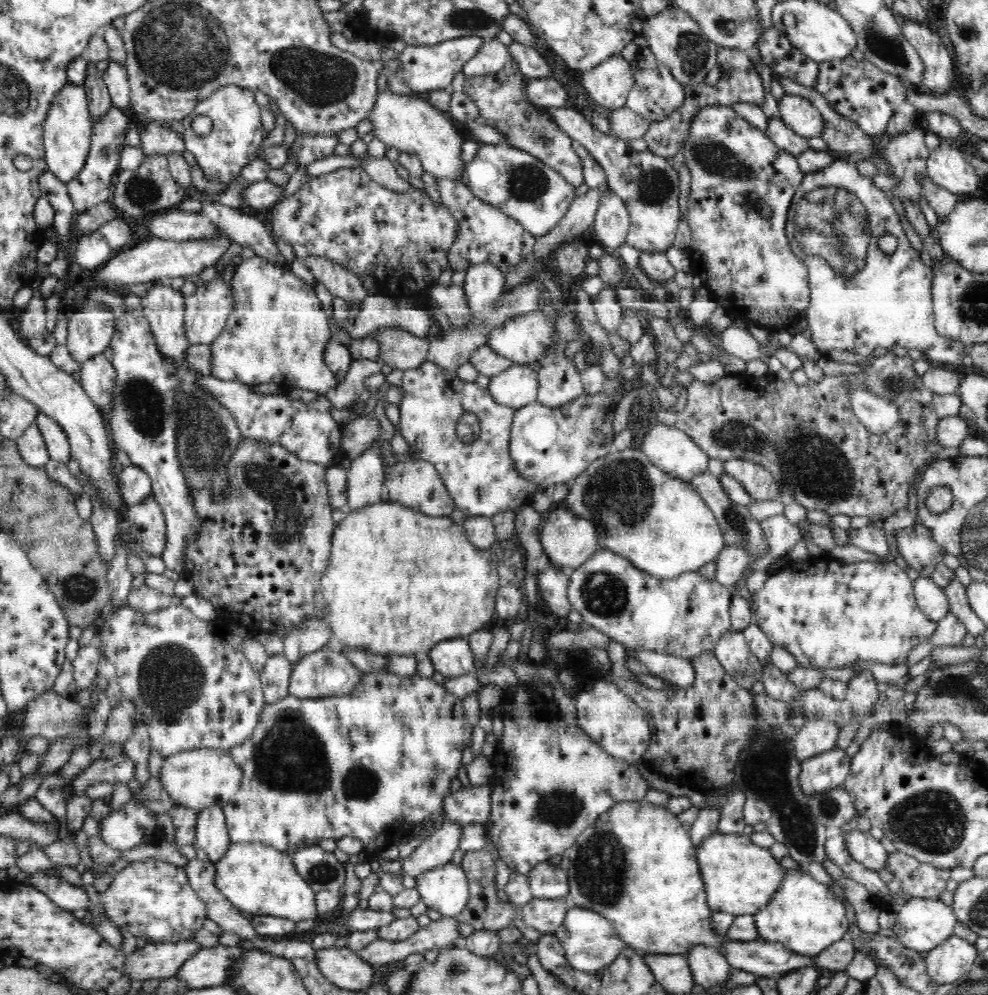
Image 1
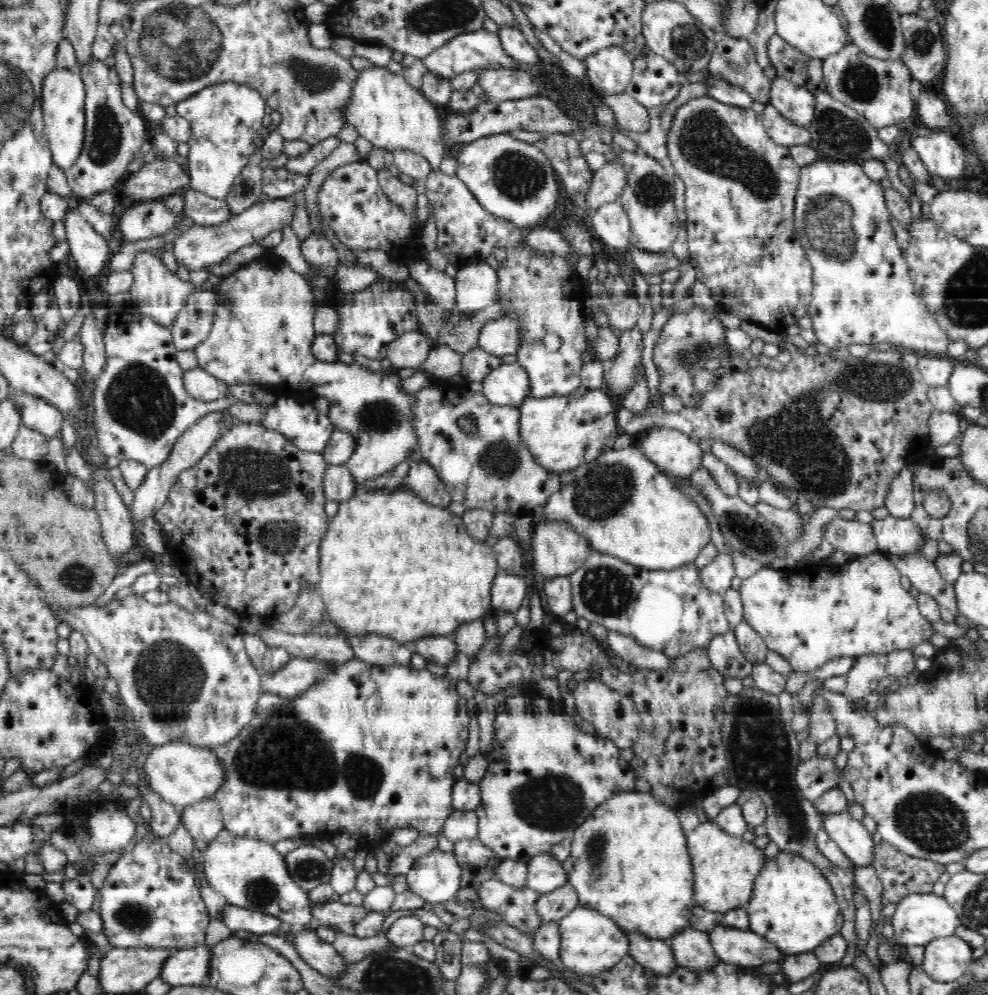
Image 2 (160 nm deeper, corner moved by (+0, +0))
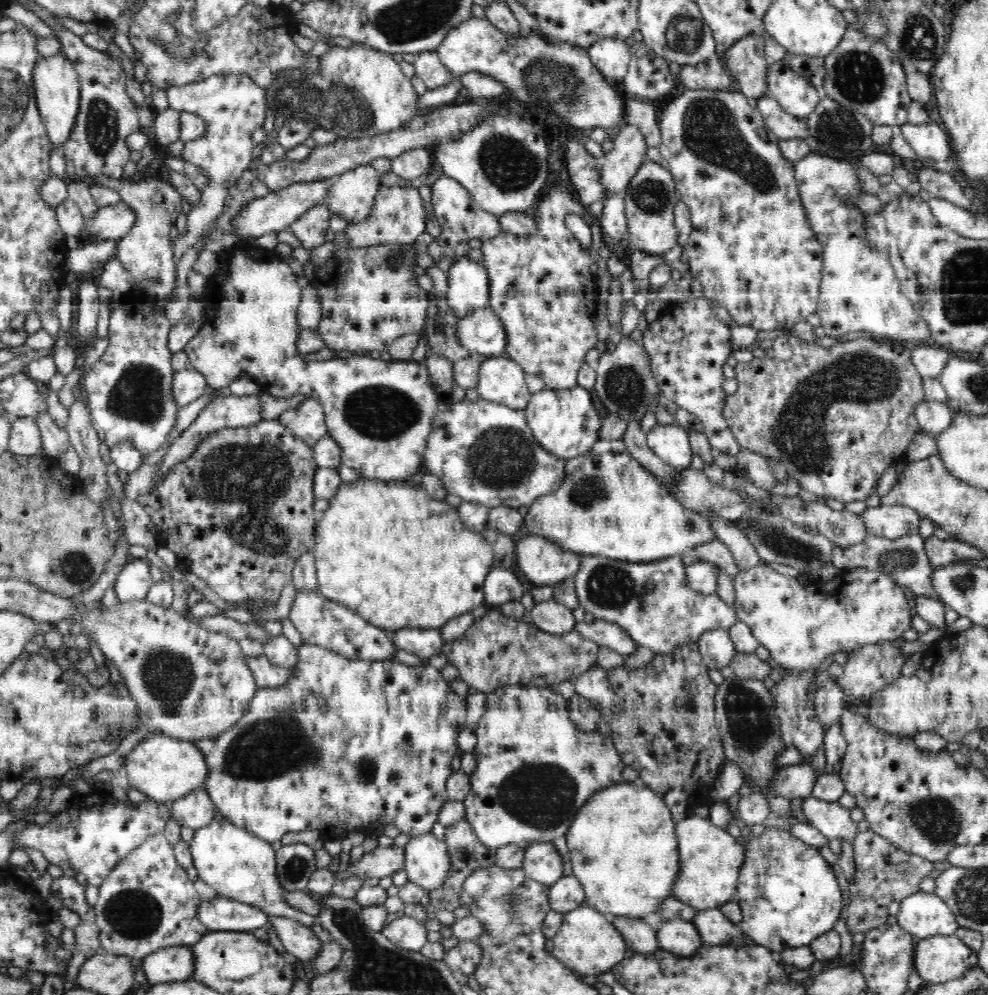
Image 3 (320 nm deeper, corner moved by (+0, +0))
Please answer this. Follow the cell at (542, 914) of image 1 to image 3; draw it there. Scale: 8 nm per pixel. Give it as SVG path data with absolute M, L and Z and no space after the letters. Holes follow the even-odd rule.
M563 876L550 888L549 898L551 909L566 914L586 903L584 889L574 876Z

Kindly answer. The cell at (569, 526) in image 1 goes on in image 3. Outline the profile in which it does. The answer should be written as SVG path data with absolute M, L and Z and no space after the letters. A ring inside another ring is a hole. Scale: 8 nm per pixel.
M528 535L515 544L516 565L537 585L556 585L578 572L581 554L564 550L543 536Z

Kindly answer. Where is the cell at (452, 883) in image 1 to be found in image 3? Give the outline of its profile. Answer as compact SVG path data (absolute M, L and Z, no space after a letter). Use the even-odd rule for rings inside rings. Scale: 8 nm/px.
M432 832L422 836L412 836L404 848L404 866L407 880L416 883L426 892L441 887L449 873L450 856L445 840L438 840Z

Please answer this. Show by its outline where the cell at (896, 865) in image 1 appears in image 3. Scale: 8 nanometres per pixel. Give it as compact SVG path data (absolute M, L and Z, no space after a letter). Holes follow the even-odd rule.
M858 831L854 838L855 870L848 883L850 902L846 906L844 918L851 935L867 933L871 929L887 924L890 902L901 902L919 890L920 881L934 870L934 865L926 858L909 854L895 846L888 838L870 831Z

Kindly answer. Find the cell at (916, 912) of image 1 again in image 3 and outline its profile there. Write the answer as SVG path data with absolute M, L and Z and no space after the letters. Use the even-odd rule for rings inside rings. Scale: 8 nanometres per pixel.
M915 892L901 900L900 907L897 924L910 936L925 939L934 935L954 935L961 928L949 906L936 893Z

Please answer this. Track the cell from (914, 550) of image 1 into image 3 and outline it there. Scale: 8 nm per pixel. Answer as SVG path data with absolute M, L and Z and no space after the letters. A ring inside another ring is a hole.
M880 504L866 508L861 518L870 534L893 539L905 534L918 533L921 516L907 506Z

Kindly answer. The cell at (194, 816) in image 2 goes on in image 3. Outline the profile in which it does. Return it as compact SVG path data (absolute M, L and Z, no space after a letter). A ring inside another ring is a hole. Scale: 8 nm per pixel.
M194 790L192 794L178 801L169 803L171 816L180 826L200 830L210 826L210 822L216 820L216 806L209 793L202 790Z

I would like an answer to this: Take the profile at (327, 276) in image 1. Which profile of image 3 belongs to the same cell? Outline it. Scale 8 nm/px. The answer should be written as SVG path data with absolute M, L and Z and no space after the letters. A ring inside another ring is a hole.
M318 204L306 210L290 226L294 235L300 239L300 246L316 252L325 244L325 236L329 229L330 211L326 204Z

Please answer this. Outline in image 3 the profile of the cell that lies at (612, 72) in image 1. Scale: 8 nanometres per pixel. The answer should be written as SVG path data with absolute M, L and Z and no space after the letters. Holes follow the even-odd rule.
M602 37L589 46L587 51L602 76L620 87L631 59L628 44L618 38Z

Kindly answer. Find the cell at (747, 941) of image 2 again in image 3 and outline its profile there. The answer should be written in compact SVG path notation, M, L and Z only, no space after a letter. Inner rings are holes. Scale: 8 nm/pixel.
M719 909L700 910L692 922L704 945L725 945L730 941L740 943L749 938L740 926L732 923Z

